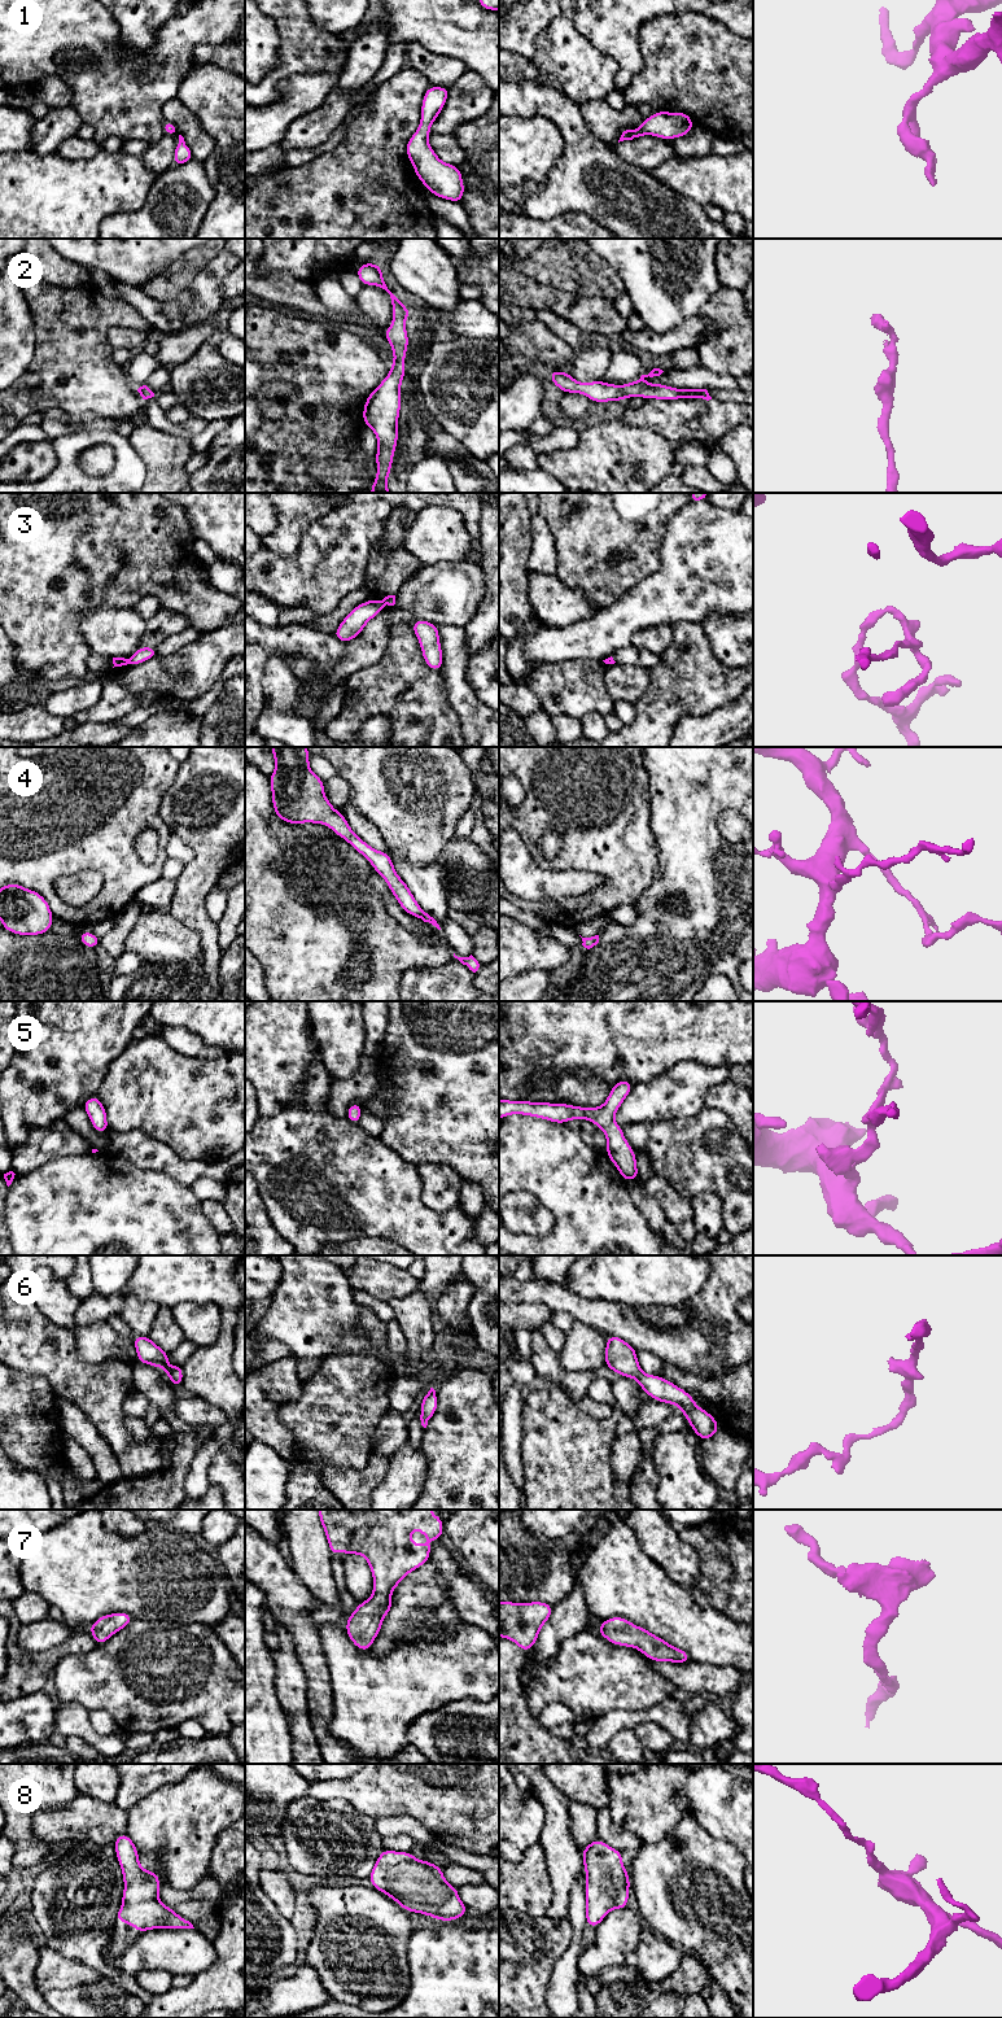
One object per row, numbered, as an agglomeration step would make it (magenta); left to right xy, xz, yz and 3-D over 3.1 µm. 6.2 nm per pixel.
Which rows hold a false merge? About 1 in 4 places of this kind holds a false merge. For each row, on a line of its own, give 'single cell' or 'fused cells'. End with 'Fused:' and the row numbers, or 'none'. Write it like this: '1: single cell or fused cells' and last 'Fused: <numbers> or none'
1: single cell
2: single cell
3: fused cells
4: single cell
5: single cell
6: single cell
7: single cell
8: single cell
Fused: 3

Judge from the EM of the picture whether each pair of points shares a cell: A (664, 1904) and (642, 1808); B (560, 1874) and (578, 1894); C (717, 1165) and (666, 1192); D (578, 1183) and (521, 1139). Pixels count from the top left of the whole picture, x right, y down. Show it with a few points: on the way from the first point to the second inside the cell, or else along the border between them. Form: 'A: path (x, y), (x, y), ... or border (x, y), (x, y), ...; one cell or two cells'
A: border (675, 1825), (659, 1840), (642, 1842); two cells
B: border (583, 1866), (578, 1872), (570, 1890), (567, 1916); two cells
C: border (656, 1174), (661, 1175), (688, 1200); two cells
D: path (564, 1173), (552, 1161), (535, 1153); one cell

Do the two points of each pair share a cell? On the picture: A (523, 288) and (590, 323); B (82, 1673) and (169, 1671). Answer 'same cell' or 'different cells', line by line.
A: same cell
B: same cell

